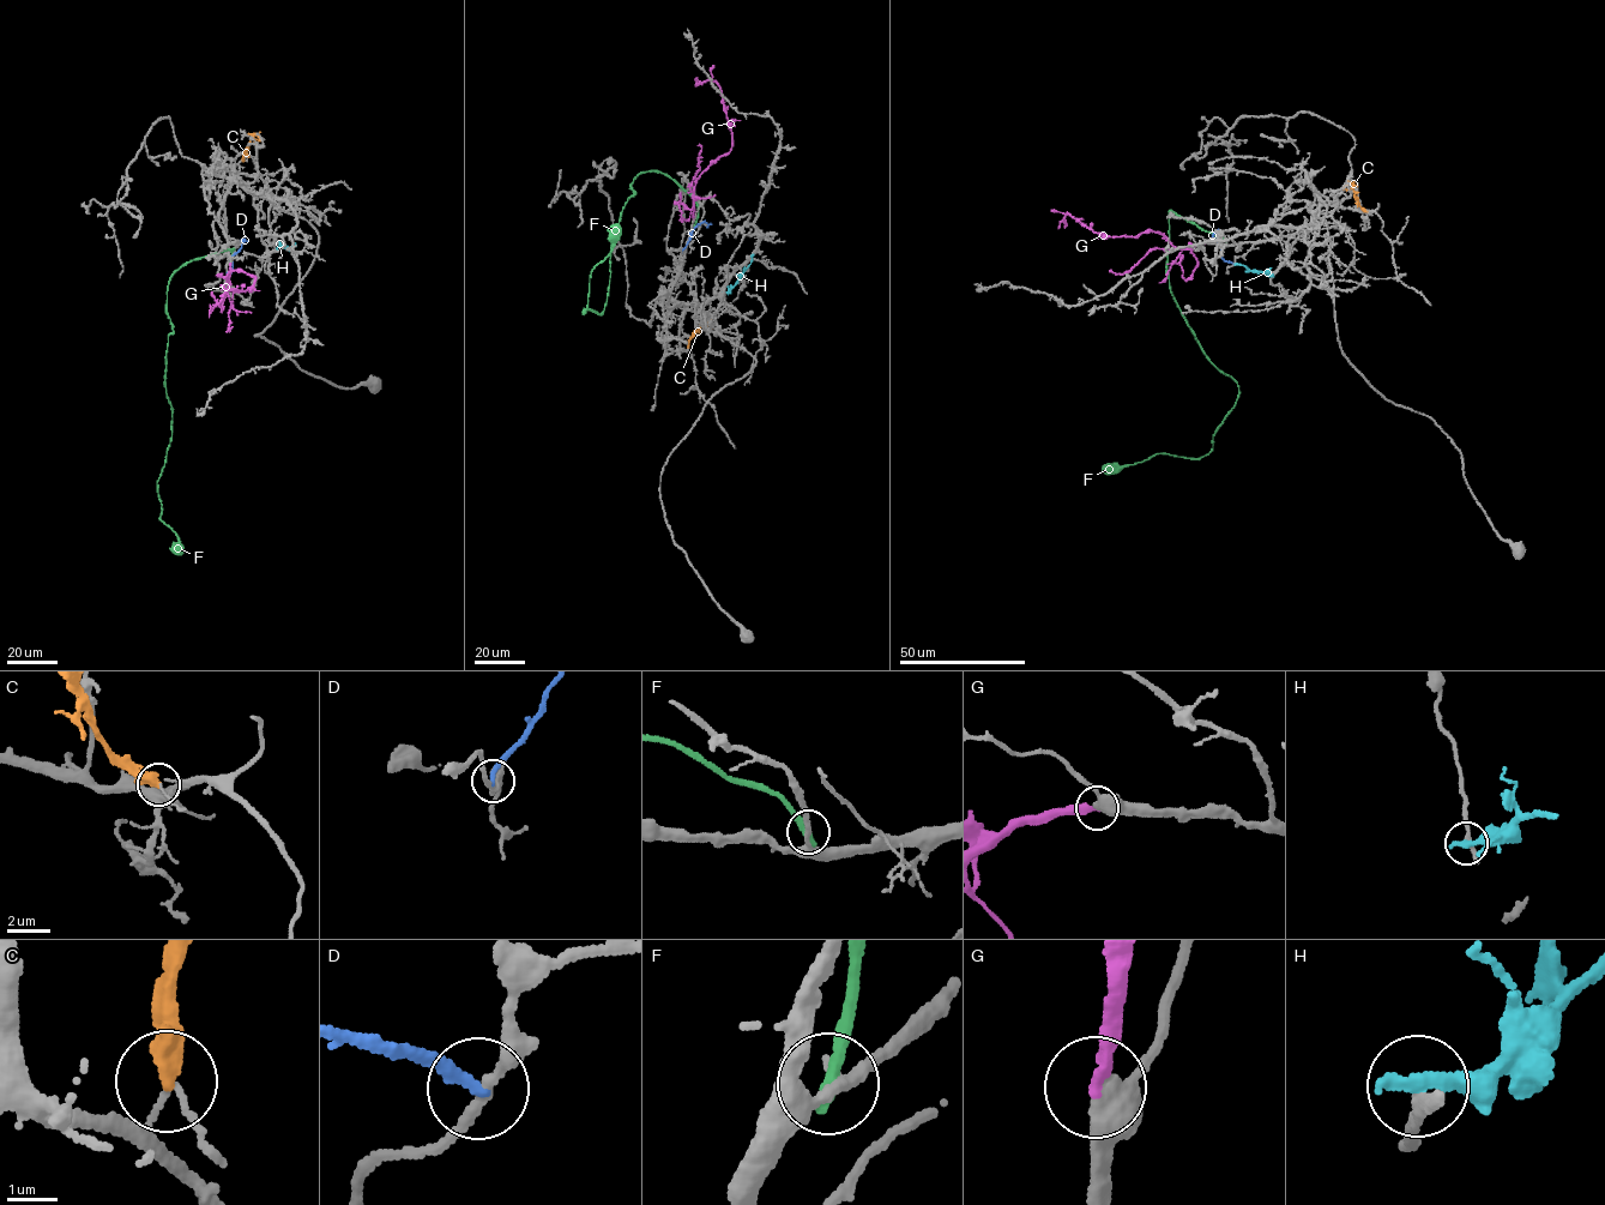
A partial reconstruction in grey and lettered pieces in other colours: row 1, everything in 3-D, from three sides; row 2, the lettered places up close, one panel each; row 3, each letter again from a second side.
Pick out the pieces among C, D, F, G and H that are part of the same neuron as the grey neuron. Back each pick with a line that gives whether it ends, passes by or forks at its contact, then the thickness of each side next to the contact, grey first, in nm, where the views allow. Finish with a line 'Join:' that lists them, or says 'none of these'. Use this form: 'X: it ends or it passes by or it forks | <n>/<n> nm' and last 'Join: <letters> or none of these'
G: it ends | 420/300 nm
Join: G

